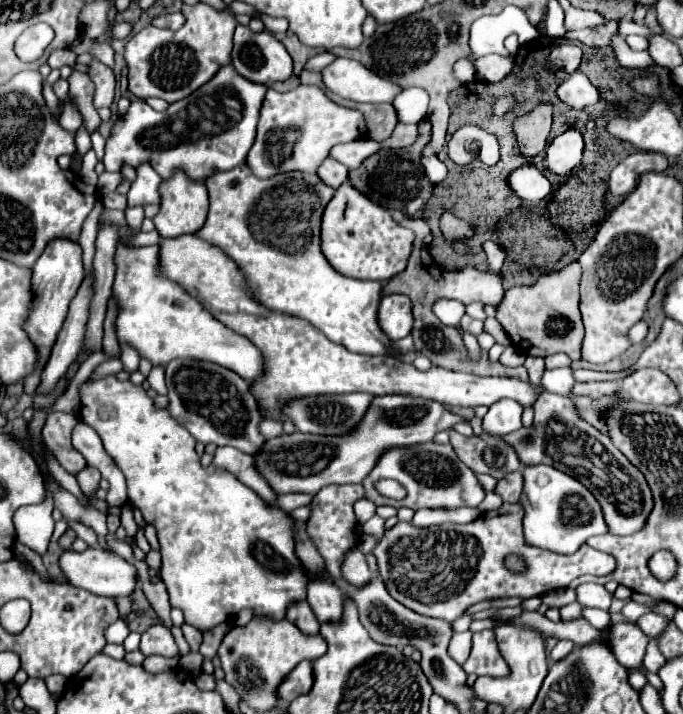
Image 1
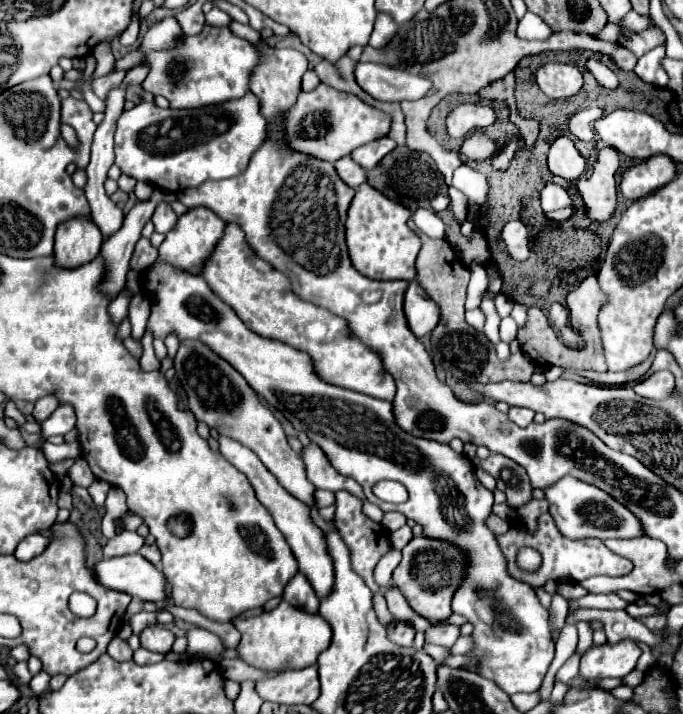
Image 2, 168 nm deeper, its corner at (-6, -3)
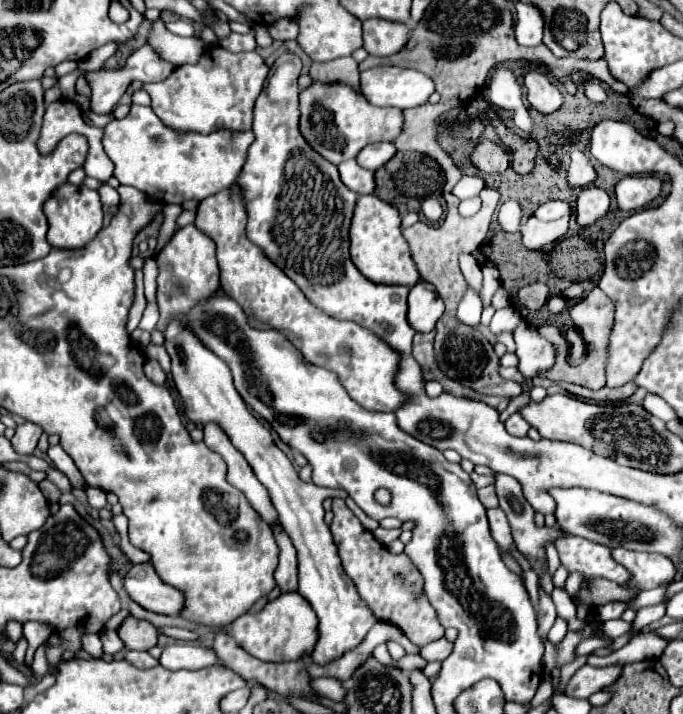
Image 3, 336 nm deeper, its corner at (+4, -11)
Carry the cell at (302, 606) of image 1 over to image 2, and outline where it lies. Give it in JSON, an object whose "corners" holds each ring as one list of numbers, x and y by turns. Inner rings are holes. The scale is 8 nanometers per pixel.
{"corners":[[300,573,286,585,284,601,292,603,294,607,300,607,304,611,312,611,312,615,318,613,318,607,320,607,320,601,318,601,312,585]]}

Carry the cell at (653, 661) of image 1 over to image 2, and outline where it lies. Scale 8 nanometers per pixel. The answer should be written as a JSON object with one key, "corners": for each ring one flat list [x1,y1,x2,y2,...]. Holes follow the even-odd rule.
{"corners":[[574,609,568,613,566,623,574,625,578,621,600,621,606,627,608,641,620,639,636,639,638,643,646,643,652,649,662,645,662,639,656,637,650,629,646,629,640,621,632,619,626,611,606,611,606,609]]}

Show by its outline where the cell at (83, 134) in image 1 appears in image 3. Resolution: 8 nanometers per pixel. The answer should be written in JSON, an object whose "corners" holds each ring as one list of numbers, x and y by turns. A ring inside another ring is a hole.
{"corners":[[64,183,54,189,54,195,44,203,44,213,48,217,48,243,60,249,74,249,82,247,102,229,102,203,98,191,88,189,86,185,72,185]]}

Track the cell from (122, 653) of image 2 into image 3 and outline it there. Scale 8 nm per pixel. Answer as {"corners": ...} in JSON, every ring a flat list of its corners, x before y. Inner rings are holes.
{"corners":[[86,633,86,635,82,635,82,645,84,645,84,651,88,651,90,655,94,655,96,659,104,655,98,633]]}

